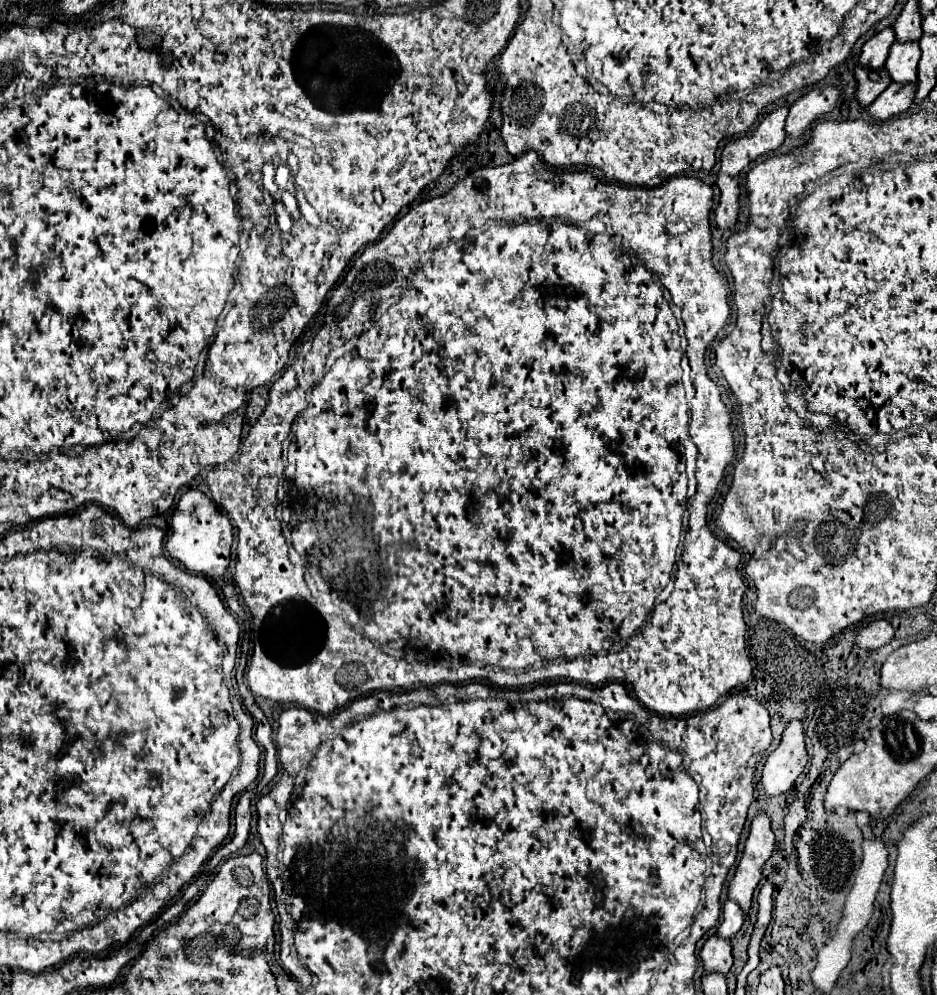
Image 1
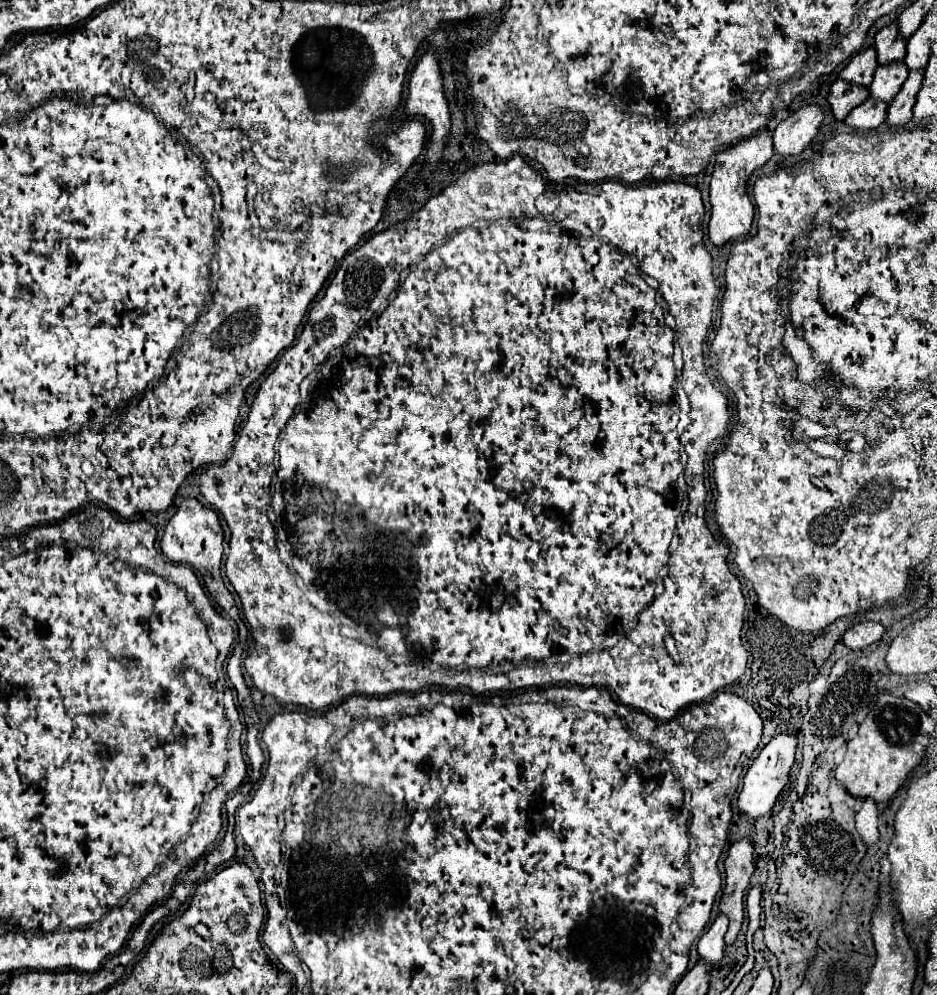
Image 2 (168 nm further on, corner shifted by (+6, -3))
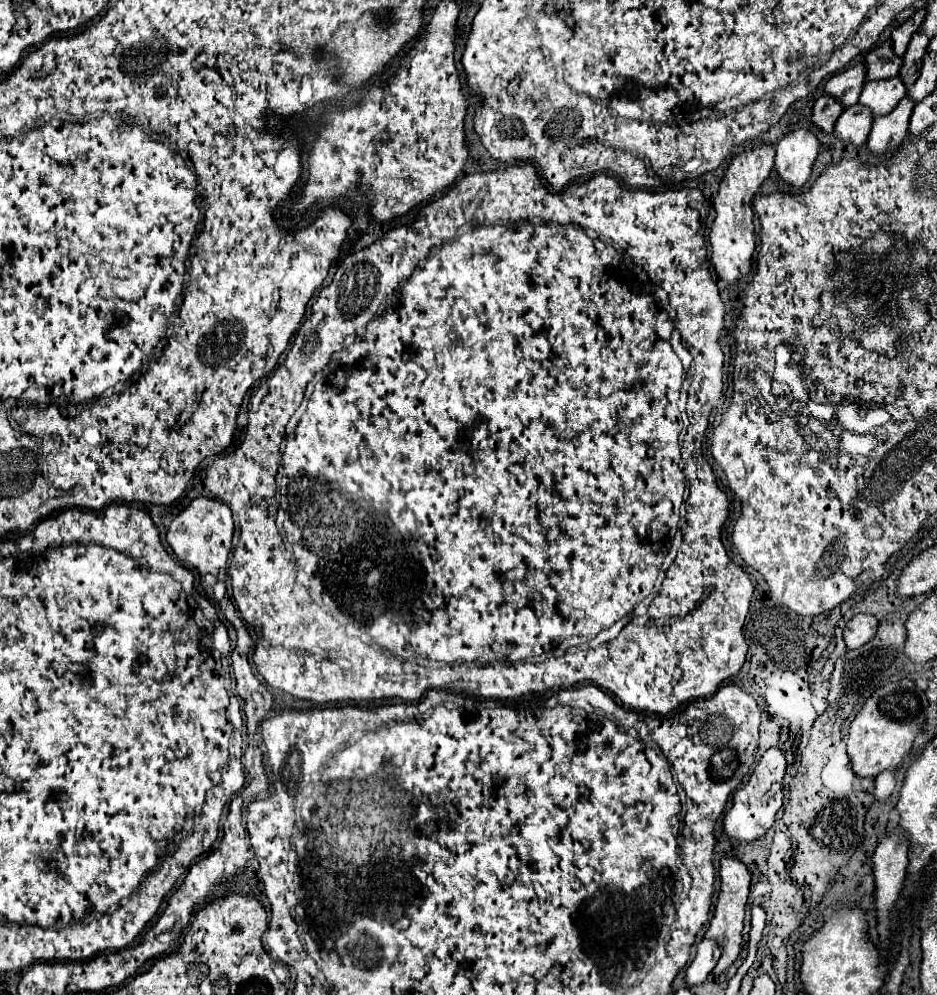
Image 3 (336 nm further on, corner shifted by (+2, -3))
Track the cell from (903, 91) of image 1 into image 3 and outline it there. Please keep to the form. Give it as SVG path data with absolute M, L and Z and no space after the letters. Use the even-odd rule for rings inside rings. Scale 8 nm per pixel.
M860 103L852 105L850 109L844 109L834 125L834 137L838 137L844 143L852 143L854 147L860 147L866 143L866 135L872 127L870 111L862 107Z

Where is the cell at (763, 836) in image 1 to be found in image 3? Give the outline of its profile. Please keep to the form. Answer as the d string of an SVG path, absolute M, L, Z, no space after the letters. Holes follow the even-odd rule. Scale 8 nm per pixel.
M724 857L720 861L720 893L714 905L714 917L708 925L708 931L704 937L716 941L722 949L722 959L716 963L714 973L724 973L740 955L740 943L742 943L742 921L744 921L744 907L746 907L746 897L750 889L750 871L746 865L742 865L738 859Z

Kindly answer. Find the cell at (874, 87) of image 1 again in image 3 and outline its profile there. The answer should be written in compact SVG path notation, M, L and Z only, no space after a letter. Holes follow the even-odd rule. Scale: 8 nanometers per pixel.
M822 95L812 107L812 123L820 127L826 135L830 135L840 111L842 105L838 105L836 99L828 99L828 95Z

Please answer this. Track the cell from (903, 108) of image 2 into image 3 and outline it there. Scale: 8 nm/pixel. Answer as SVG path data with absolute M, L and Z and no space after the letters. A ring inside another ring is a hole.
M904 97L890 115L874 119L866 139L866 149L872 155L884 155L904 141L904 137L908 135L908 119L912 115L912 107L914 103L910 103L910 99Z

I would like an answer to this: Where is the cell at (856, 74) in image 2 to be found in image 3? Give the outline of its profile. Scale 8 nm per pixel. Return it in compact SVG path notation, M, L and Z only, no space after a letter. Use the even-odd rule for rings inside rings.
M858 63L854 67L848 67L848 69L832 75L824 85L826 95L830 95L832 99L838 99L838 103L842 107L852 107L854 103L858 103L858 95L862 93L864 73L866 73L866 67L862 67L862 63Z

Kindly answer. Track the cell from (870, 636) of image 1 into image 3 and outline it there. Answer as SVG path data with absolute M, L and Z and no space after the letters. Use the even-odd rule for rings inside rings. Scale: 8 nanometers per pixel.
M854 615L844 627L844 643L848 649L866 645L876 635L878 619L874 615Z

